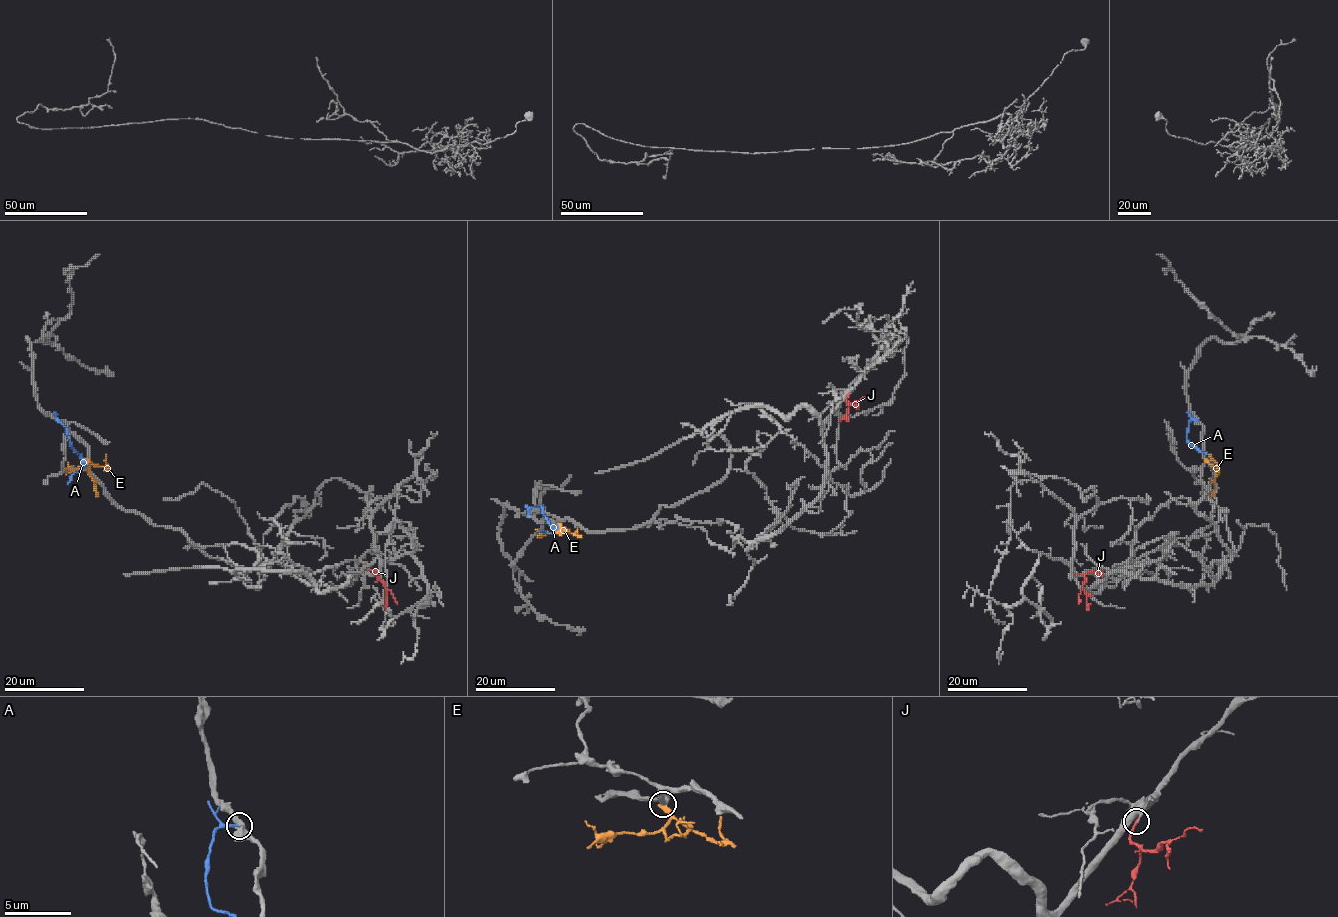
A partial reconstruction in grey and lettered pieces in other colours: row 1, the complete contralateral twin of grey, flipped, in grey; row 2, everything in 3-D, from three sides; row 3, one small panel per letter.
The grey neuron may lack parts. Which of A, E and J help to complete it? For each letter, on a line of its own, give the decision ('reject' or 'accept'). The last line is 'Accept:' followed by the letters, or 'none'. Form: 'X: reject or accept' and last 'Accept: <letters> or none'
A: reject
E: reject
J: accept
Accept: J

